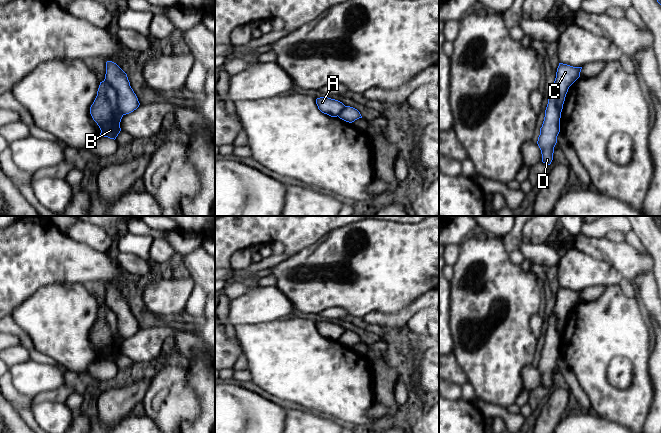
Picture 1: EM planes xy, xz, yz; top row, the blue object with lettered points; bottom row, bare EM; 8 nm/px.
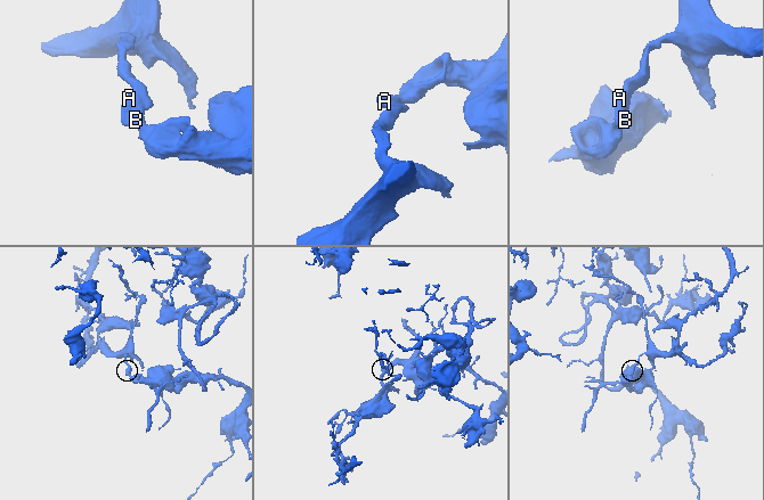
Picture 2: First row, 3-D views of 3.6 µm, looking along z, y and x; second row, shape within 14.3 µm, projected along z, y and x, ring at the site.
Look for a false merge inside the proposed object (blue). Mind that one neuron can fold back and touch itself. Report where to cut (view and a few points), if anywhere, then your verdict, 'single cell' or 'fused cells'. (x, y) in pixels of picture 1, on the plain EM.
xy (104, 304), (116, 315), (118, 333), (123, 338) | fused cells

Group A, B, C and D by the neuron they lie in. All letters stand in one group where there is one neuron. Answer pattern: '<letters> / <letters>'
A B D / C

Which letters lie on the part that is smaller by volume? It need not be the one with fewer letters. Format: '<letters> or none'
C

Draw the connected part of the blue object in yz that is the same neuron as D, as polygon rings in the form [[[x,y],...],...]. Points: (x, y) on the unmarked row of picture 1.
[[[552,312],[537,365],[542,378],[542,386],[548,389],[553,384],[554,371],[560,356],[560,342],[561,335],[559,334],[557,316]]]

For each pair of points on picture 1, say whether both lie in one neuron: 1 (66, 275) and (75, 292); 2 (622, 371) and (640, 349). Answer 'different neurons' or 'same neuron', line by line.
1: different neurons
2: different neurons

